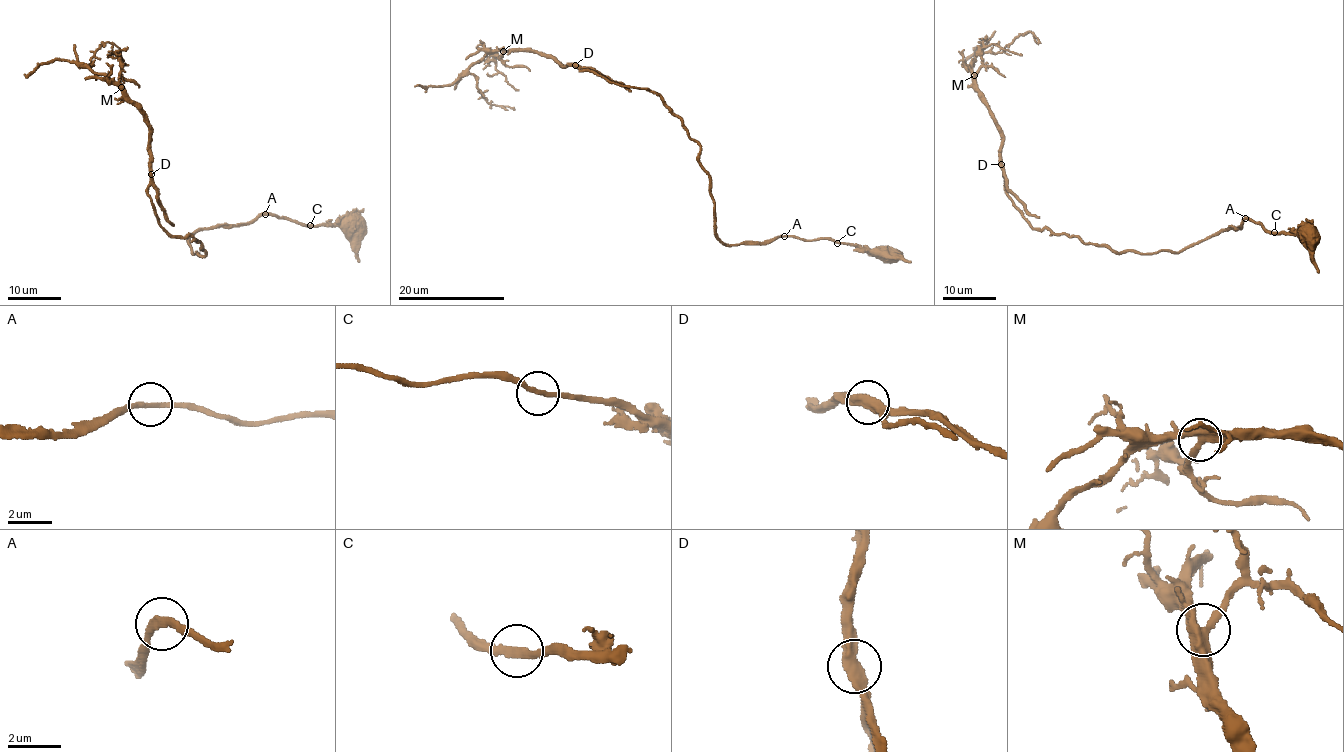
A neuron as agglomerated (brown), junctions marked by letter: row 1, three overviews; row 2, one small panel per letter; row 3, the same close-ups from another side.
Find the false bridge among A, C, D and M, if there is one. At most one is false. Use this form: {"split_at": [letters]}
{"split_at": []}

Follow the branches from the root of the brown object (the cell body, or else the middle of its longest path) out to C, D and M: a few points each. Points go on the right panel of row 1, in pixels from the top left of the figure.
C: (1310, 235), (1275, 233)
D: (1310, 235), (1269, 233), (1242, 219), (1242, 226), (1177, 252), (1114, 253), (1030, 226), (1009, 196), (1001, 164)
M: (1310, 235), (1269, 233), (1242, 219), (1177, 252), (1140, 254), (1032, 227), (1006, 189), (1002, 131), (974, 75)

